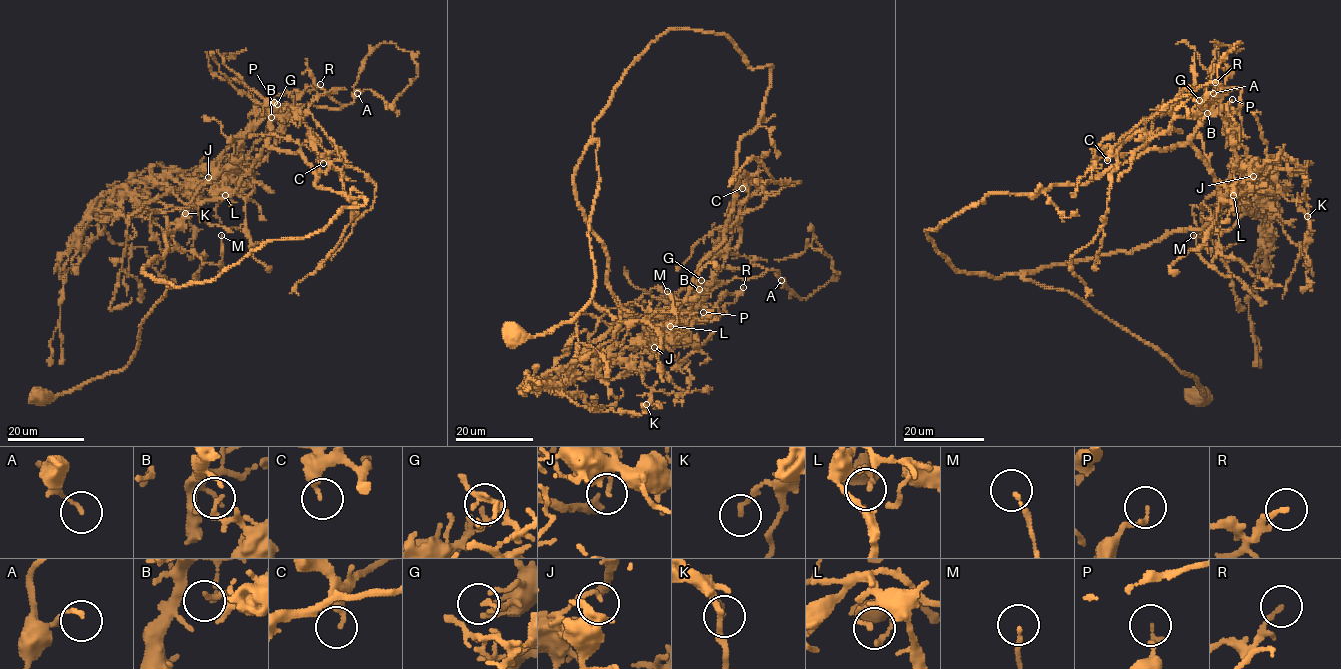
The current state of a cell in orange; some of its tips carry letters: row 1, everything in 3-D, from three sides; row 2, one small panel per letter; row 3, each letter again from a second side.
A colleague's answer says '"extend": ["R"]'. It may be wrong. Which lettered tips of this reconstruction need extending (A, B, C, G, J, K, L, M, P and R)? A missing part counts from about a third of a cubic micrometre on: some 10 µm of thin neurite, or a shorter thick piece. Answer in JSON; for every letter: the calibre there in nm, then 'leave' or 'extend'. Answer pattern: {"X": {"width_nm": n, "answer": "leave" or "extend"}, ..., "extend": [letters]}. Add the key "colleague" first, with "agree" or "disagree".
{"colleague": "agree", "A": {"width_nm": 130, "answer": "leave"}, "B": {"width_nm": 150, "answer": "leave"}, "C": {"width_nm": 240, "answer": "leave"}, "G": {"width_nm": 110, "answer": "leave"}, "J": {"width_nm": 90, "answer": "leave"}, "K": {"width_nm": 150, "answer": "leave"}, "L": {"width_nm": 150, "answer": "leave"}, "M": {"width_nm": 140, "answer": "leave"}, "P": {"width_nm": 150, "answer": "leave"}, "R": {"width_nm": 170, "answer": "extend"}, "extend": ["R"]}

